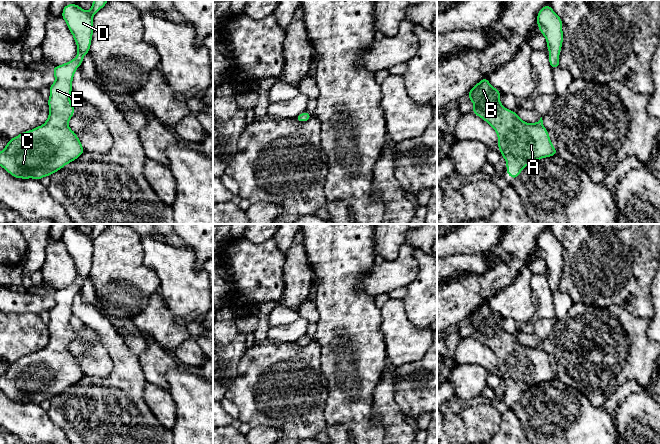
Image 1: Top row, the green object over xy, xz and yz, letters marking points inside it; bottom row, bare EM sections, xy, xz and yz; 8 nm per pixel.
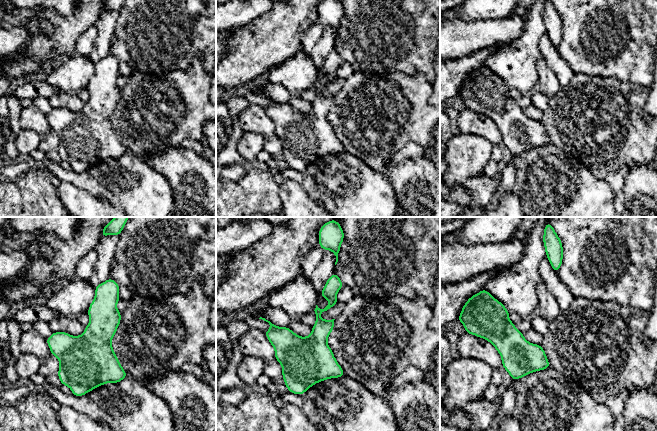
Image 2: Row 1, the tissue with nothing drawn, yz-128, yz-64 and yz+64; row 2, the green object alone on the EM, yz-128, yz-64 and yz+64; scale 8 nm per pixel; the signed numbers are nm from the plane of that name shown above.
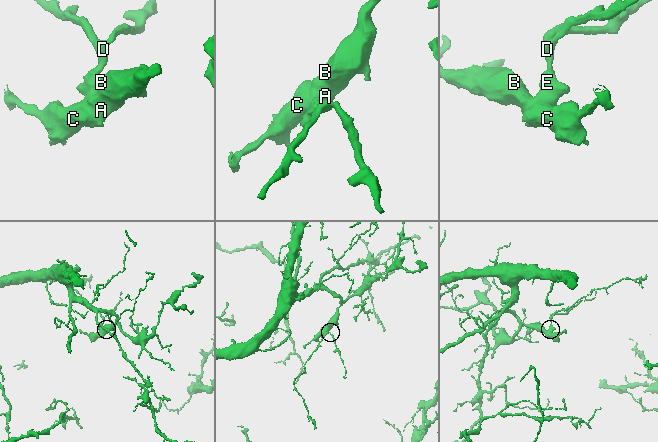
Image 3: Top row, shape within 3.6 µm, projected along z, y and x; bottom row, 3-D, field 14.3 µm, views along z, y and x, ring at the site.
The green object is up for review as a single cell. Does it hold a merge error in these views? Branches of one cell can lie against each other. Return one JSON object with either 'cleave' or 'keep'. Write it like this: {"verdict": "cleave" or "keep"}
{"verdict": "keep"}

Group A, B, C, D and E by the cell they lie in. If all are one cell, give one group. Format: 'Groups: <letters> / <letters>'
Groups: A B C D E

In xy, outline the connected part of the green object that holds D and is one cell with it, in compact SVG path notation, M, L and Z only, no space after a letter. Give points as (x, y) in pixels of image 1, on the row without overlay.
M93 224L89 235L83 234L77 228L67 228L63 232L61 241L65 244L69 255L77 269L78 279L65 288L53 291L55 306L49 311L50 321L49 340L46 346L32 354L20 357L10 363L6 371L0 375L0 390L3 391L14 402L37 403L51 400L62 393L65 389L76 384L84 377L83 370L76 357L68 350L75 331L70 325L72 305L76 293L83 287L83 281L89 277L91 263L93 261L93 239L102 233L109 224Z

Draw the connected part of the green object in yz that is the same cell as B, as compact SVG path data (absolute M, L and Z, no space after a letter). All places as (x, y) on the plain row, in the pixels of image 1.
M483 302L469 314L469 325L474 327L471 337L478 339L495 354L498 360L498 373L506 384L506 392L512 403L517 402L522 393L533 385L557 379L551 367L549 357L543 350L542 341L536 347L525 347L514 335L506 333L500 326L500 315L490 309L488 302Z

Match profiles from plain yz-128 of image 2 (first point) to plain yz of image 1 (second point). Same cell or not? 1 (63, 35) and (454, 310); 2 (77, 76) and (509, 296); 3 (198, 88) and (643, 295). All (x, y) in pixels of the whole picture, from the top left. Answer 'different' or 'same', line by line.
1: same
2: same
3: different

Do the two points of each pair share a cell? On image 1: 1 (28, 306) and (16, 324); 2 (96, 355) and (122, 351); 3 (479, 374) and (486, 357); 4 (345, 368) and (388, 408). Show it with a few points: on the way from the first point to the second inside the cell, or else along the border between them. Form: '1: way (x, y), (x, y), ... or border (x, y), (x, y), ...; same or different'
1: border (10, 312), (35, 312), (37, 314); different
2: border (95, 335), (110, 354), (112, 372), (108, 376); different
3: border (459, 363), (478, 364), (488, 372); different
4: border (383, 372), (373, 395), (374, 418); different

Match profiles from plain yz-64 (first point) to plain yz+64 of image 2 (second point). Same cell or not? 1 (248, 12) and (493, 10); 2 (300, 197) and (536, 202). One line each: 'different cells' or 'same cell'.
1: same cell
2: different cells

